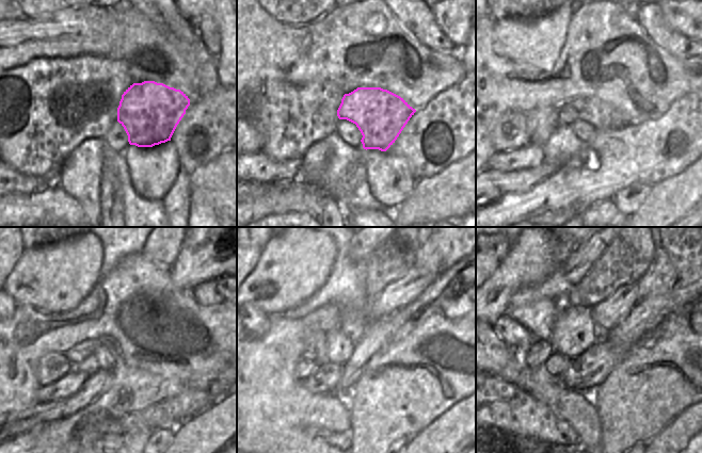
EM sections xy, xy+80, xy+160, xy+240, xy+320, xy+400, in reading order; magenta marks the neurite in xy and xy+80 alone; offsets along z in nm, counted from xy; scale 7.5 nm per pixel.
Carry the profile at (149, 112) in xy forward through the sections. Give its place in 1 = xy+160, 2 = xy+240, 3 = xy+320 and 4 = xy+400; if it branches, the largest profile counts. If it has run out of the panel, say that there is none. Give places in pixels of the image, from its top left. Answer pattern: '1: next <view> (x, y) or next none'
1: next xy+160 (603, 116)
2: next xy+240 (85, 349)
3: next xy+320 (308, 354)
4: next xy+400 (539, 352)

